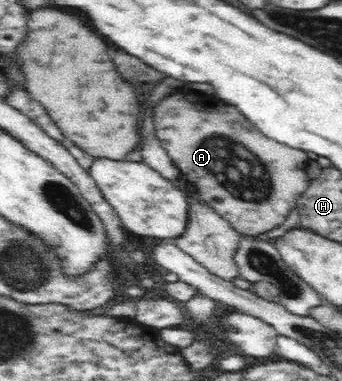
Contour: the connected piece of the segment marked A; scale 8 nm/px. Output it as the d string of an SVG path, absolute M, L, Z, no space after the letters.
M178 91L178 93L174 93L174 95L169 94L161 99L152 109L152 113L155 123L155 136L161 141L162 147L164 147L167 154L172 158L175 166L184 175L186 180L196 188L203 200L216 213L218 213L218 215L227 219L240 235L247 237L260 235L260 233L266 233L266 231L270 231L270 229L274 229L274 227L278 227L284 223L289 213L297 207L297 200L304 193L304 191L306 191L306 188L311 181L305 170L307 167L306 161L310 160L307 158L305 151L296 148L292 149L292 147L286 147L286 144L281 144L279 141L266 137L255 127L255 125L252 125L252 122L248 121L248 119L244 119L242 114L231 105L221 105L220 103L216 105L207 105L204 98L198 97L198 93L192 93L192 95L182 95L182 93Z

